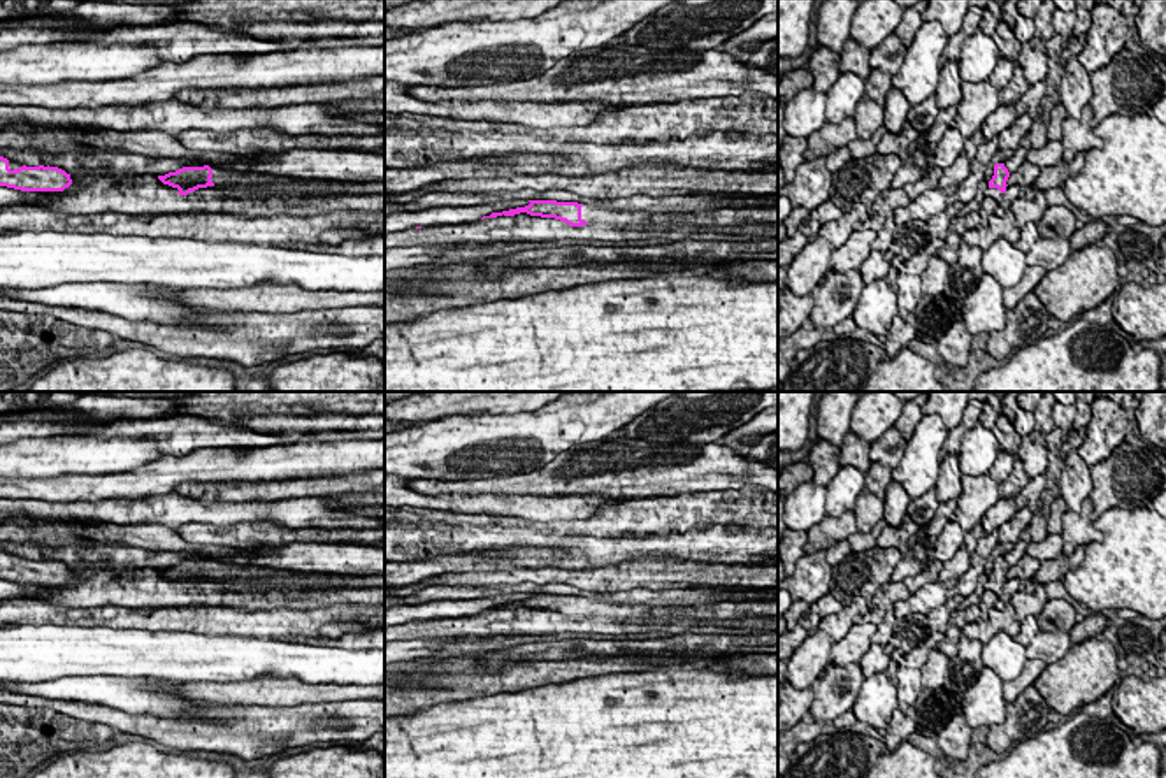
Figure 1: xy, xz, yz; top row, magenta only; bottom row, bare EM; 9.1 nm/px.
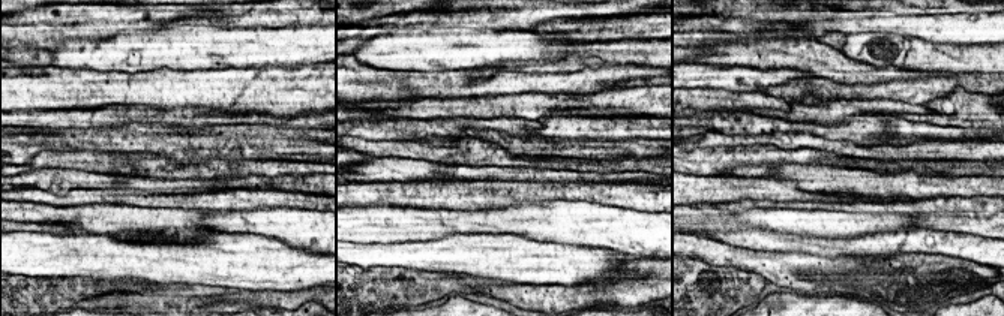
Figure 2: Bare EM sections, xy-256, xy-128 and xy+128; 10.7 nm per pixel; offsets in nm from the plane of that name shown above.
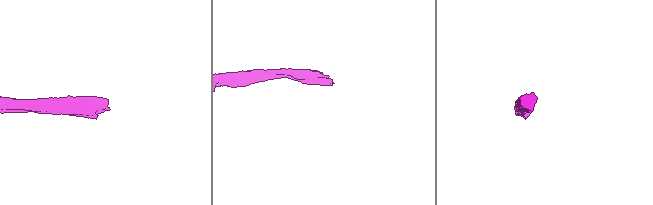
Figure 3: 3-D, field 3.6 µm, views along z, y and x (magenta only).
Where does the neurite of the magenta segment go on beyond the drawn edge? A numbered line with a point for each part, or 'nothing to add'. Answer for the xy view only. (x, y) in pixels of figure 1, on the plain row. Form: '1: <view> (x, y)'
1: xy (223, 573)

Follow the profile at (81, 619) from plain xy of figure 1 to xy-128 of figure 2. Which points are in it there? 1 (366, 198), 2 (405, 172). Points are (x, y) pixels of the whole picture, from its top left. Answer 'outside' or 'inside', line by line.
1: inside
2: outside

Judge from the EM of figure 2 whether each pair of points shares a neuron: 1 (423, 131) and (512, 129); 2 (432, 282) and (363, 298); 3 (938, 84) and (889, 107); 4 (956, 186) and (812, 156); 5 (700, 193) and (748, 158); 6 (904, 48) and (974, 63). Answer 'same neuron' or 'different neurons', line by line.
1: same neuron
2: same neuron
3: different neurons
4: different neurons
5: different neurons
6: same neuron

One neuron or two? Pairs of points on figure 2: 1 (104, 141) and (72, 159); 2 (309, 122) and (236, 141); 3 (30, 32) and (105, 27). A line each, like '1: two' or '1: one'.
1: two
2: two
3: one

